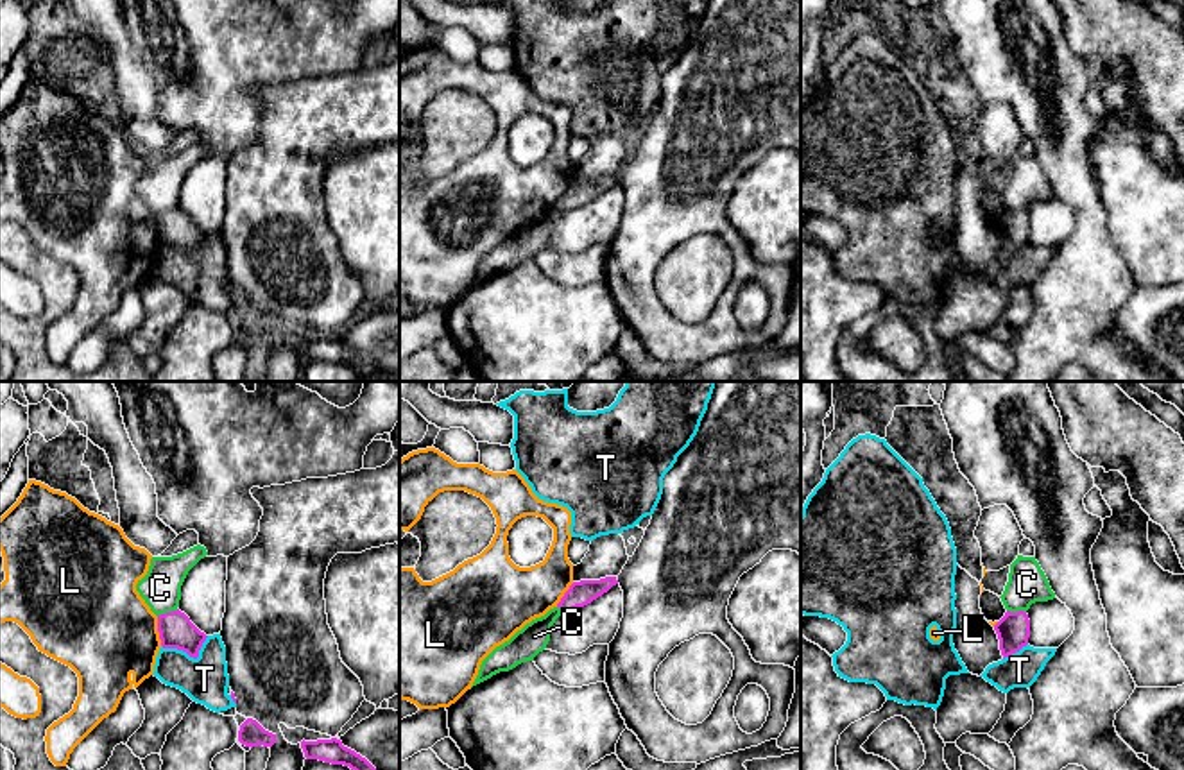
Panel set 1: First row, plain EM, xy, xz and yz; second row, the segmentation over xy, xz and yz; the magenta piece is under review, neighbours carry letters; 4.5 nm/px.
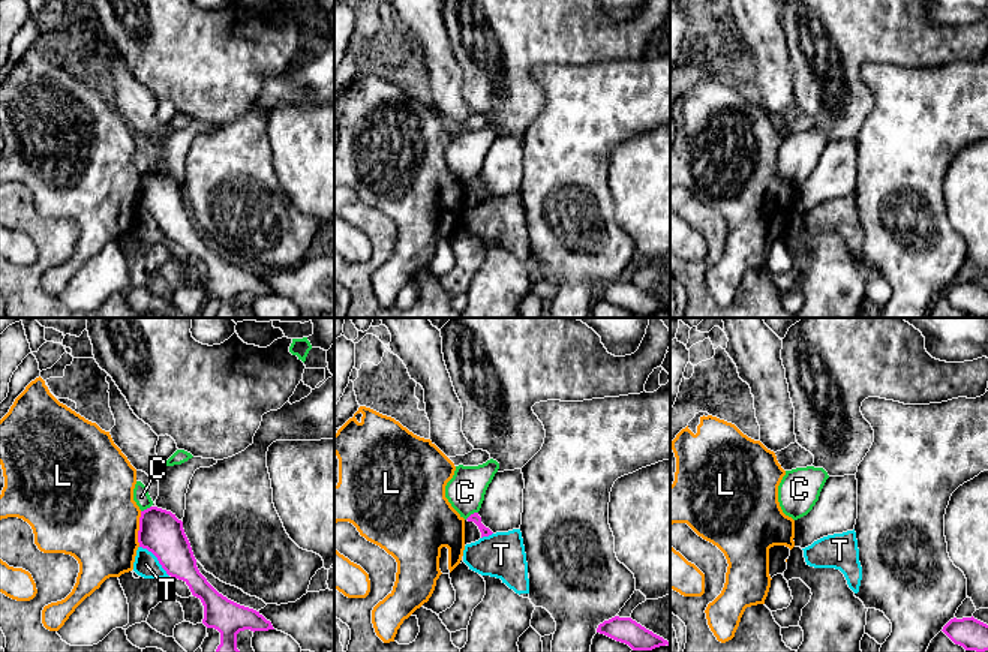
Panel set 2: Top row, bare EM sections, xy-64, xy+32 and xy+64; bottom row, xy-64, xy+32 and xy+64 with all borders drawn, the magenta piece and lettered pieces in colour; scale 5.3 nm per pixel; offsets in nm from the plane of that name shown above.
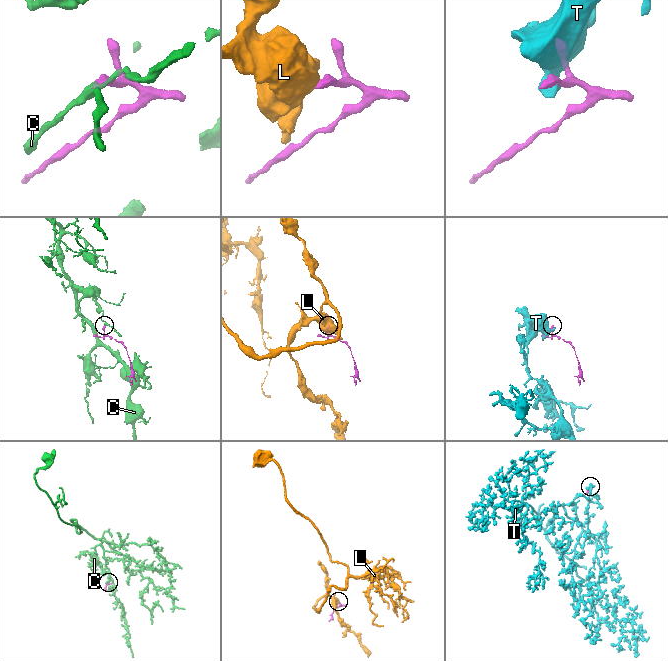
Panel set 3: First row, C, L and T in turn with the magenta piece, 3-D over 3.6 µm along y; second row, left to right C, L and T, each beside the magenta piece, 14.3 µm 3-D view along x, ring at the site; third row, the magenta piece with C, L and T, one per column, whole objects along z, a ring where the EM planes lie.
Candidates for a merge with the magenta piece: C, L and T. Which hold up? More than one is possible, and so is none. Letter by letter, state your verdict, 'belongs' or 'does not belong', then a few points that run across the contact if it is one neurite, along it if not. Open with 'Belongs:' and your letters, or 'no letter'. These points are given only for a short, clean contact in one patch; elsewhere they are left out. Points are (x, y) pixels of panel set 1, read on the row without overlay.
Belongs: no letter
C: does not belong | xy (178, 208), (158, 215)
L: does not belong | xy (156, 215), (162, 244)
T: does not belong

